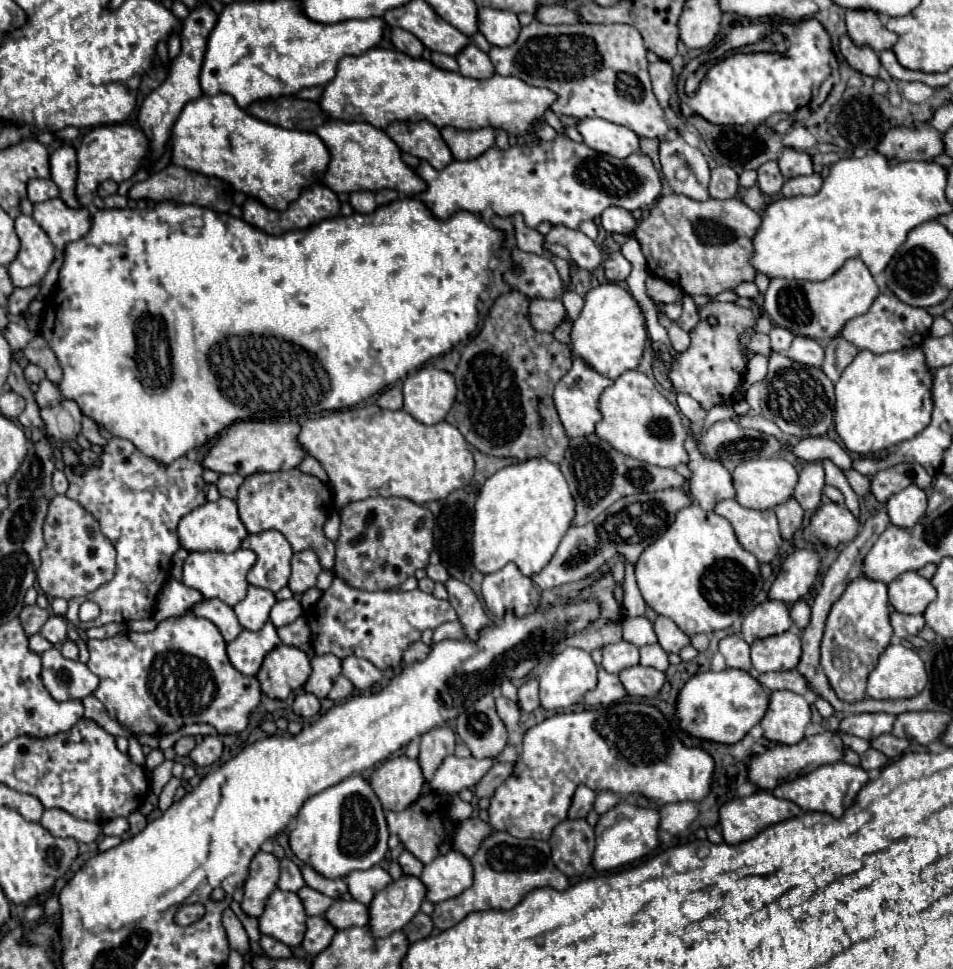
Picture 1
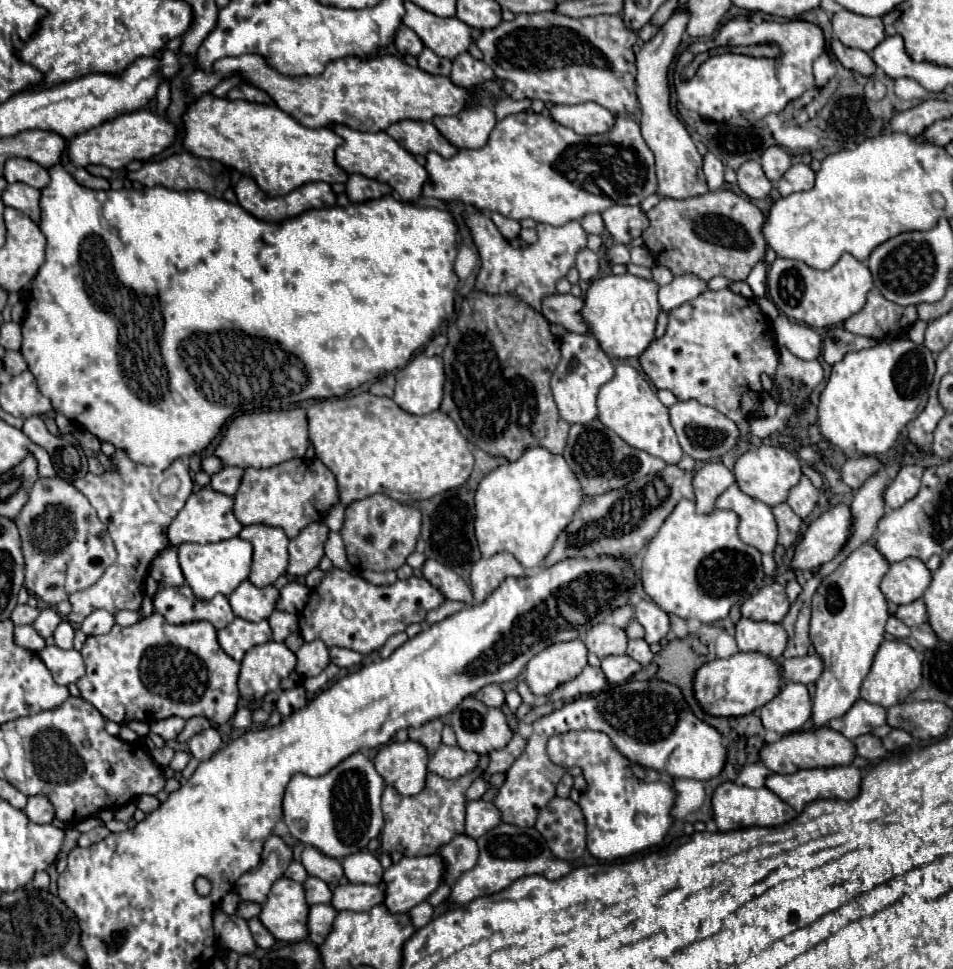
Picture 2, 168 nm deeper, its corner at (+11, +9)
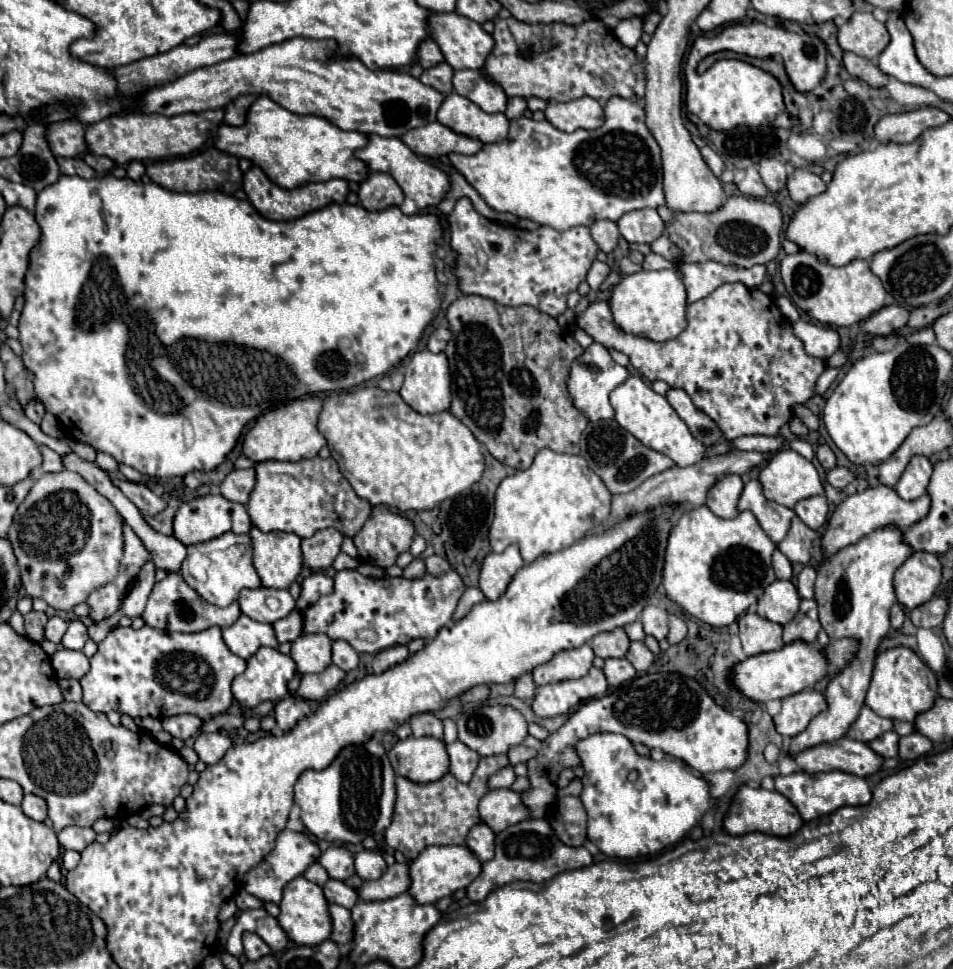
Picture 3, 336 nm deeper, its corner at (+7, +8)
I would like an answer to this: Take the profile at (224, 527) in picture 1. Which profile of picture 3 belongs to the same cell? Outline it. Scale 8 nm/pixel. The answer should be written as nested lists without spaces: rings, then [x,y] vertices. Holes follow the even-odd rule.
[[[206,494],[190,502],[184,502],[174,514],[174,538],[178,538],[186,546],[212,540],[224,532],[246,534],[250,528],[252,528],[252,522],[250,522],[246,508],[242,504],[222,498],[222,494]]]

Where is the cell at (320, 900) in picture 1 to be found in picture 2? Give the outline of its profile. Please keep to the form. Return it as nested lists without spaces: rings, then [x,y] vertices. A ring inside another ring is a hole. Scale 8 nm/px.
[[[308,877],[302,885],[304,885],[304,891],[306,891],[306,903],[308,905],[330,903],[332,891],[330,891],[330,887],[324,881],[320,881],[316,877]]]

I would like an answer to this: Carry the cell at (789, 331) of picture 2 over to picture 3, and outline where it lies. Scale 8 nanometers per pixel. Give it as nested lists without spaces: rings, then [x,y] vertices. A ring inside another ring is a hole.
[[[800,320],[794,326],[794,334],[804,342],[804,348],[810,356],[830,358],[840,348],[840,334],[834,328],[818,326],[806,320]]]

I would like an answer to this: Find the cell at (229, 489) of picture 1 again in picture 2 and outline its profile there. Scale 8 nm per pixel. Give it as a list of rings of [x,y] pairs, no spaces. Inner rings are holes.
[[[222,467],[216,475],[212,475],[210,487],[224,495],[234,495],[240,485],[242,475],[244,475],[244,471],[240,467]]]

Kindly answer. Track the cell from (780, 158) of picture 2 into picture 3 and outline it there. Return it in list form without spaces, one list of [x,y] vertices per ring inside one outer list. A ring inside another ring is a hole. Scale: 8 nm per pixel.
[[[764,158],[760,160],[758,164],[758,172],[762,176],[762,182],[764,186],[770,190],[770,192],[778,192],[780,188],[786,186],[786,178],[788,178],[788,172],[786,172],[786,164],[776,160],[776,158]]]

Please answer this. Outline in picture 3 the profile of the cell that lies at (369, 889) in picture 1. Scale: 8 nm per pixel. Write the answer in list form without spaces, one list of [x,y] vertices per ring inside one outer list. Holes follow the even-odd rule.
[[[362,850],[356,854],[356,874],[362,880],[376,880],[384,874],[386,862],[380,852],[374,850]]]

